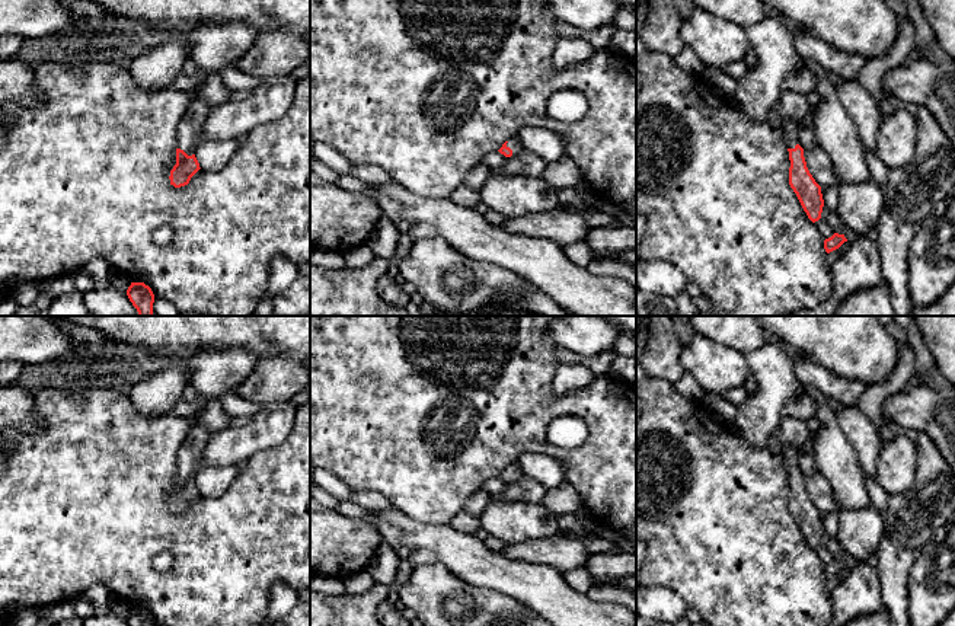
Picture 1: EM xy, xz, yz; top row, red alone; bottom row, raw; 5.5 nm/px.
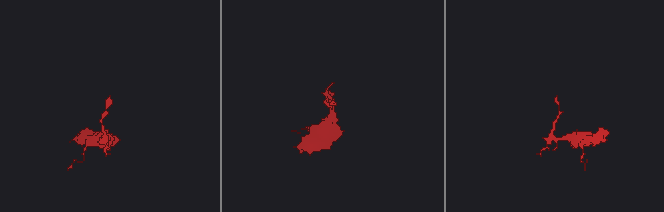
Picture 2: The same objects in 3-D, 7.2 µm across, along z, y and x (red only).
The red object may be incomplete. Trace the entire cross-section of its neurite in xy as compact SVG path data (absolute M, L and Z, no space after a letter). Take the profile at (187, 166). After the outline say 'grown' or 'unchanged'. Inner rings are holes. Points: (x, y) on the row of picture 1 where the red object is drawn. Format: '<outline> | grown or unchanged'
M194 98L178 128L176 165L170 170L170 185L181 188L201 169L195 157L205 119L214 108Z | grown

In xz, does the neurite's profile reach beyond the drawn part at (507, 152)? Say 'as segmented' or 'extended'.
extended

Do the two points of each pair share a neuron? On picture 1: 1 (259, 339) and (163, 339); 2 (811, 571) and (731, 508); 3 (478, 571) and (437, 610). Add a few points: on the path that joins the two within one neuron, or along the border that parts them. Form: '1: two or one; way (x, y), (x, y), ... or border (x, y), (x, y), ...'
1: one; way (236, 332), (187, 332)
2: one; way (791, 568), (751, 529)
3: two; border (436, 564), (444, 565), (469, 584), (498, 591)

